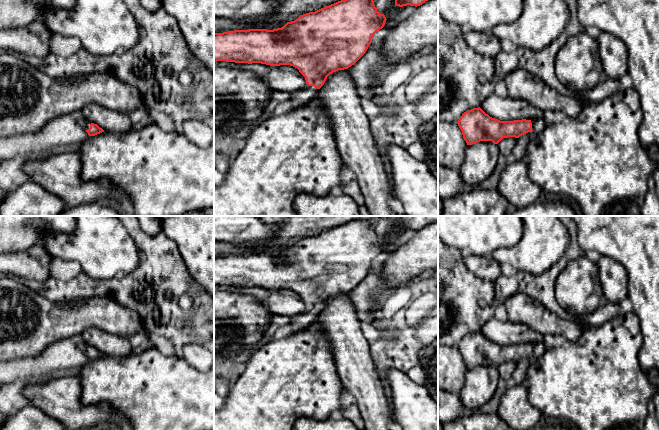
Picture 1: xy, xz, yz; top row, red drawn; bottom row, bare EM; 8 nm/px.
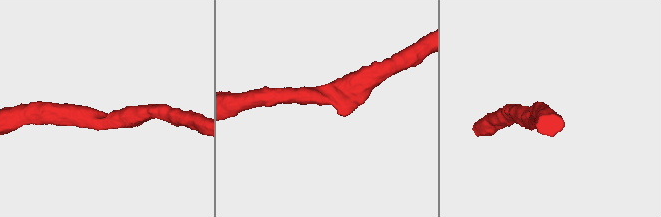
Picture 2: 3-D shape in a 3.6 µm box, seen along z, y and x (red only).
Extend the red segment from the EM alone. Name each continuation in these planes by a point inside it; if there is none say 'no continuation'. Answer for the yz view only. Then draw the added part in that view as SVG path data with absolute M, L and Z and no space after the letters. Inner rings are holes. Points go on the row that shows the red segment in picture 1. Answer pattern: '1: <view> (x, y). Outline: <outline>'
1: yz (538, 125). Outline: M544 118L533 120L531 121L531 123L532 123L532 130L535 134L541 133L544 130L544 128L547 126Z

